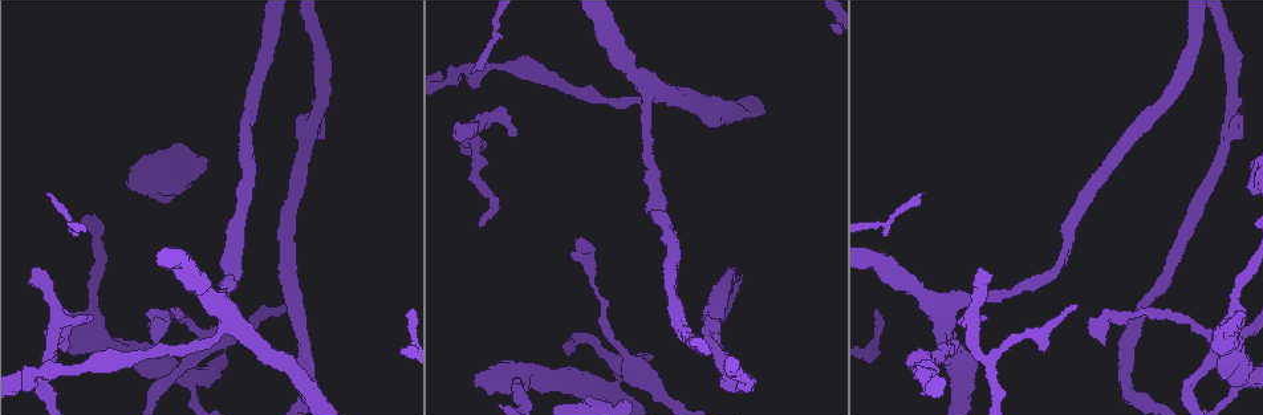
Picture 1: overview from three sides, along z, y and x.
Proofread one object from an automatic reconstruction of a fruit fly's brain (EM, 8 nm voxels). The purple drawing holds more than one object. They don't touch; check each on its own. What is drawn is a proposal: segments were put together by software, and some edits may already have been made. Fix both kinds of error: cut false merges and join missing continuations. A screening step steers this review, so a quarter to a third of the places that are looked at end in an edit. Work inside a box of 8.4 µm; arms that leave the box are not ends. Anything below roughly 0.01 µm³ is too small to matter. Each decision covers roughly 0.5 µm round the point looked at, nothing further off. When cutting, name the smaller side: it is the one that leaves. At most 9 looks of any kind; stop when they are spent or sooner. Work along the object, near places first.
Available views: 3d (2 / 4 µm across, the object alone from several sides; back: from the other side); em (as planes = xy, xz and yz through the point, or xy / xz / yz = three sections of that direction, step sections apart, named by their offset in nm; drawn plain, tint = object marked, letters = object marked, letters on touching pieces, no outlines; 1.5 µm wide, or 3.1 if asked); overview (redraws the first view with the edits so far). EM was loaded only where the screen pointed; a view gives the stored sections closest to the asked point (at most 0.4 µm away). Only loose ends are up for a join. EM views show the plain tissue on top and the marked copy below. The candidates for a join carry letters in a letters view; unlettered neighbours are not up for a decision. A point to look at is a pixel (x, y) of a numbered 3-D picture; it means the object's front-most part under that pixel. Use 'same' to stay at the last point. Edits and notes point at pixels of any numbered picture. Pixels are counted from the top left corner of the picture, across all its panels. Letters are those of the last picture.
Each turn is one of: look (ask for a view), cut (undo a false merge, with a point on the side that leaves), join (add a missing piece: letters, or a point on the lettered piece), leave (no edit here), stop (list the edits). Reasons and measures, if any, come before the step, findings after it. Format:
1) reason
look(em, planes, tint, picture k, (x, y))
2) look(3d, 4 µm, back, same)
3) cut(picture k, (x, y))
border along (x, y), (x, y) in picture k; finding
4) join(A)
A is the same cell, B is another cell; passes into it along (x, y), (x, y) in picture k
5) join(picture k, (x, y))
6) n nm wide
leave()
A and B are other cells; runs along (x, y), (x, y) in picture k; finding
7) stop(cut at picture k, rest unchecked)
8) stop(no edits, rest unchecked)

sharp bend
look(em, planes, letters, picture 1, (156, 321))

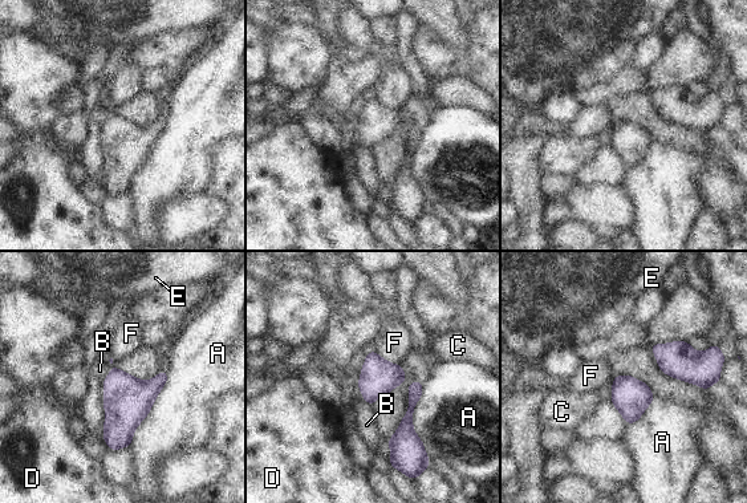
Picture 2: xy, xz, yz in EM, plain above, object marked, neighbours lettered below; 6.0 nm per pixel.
leave()
A, B, C, D, E and F are other cells; border along (372, 349), (388, 361), (401, 365) in picture 2; one neuron here

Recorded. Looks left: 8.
look(3d, 4 µm, picture 1, (1076, 304))

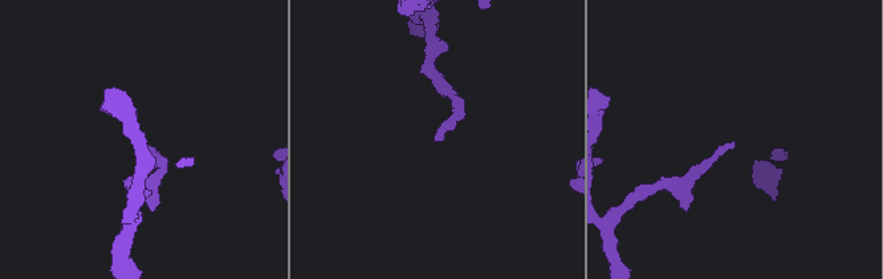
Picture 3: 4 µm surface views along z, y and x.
need the tissue
look(em, xy, step 4, letters, picture 3, (437, 139))

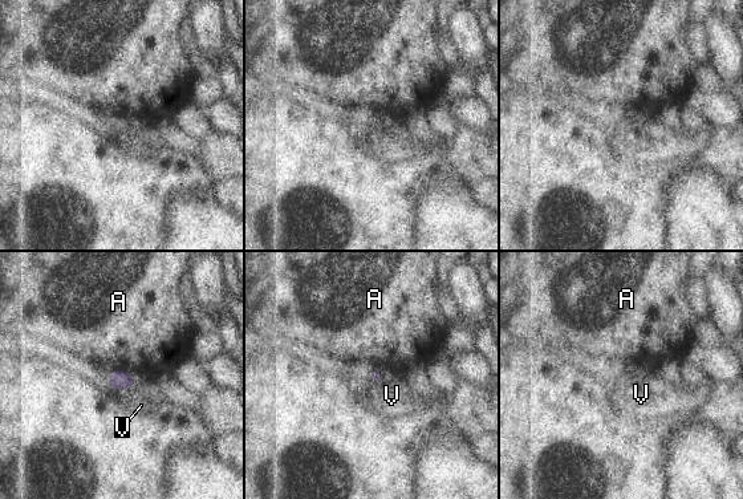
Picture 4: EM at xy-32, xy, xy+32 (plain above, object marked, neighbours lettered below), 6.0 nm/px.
A touches over 160 nm
leave()
A and V are other cells; none of them fits

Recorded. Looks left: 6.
an open end
look(em, planes, letters, picture 1, (34, 270))

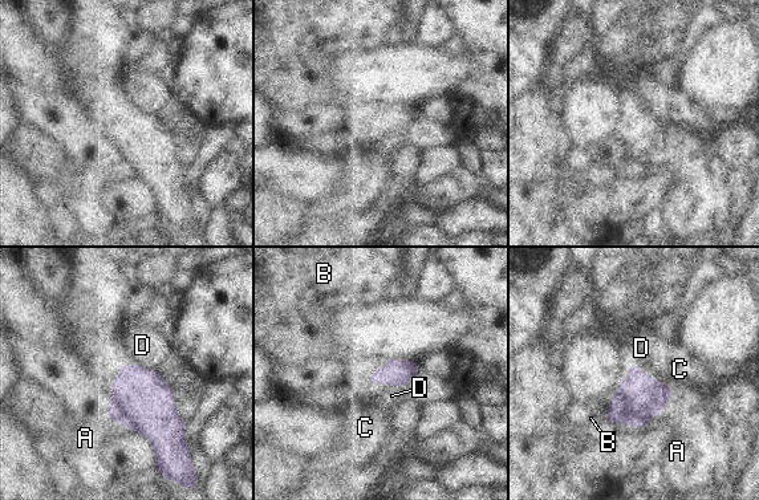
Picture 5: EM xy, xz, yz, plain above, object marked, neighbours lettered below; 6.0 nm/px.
160 nm wide
leave()
A, B, C and D are other cells; border along (121, 364), (138, 364), (158, 372) in picture 5; none of them fits

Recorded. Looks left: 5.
branch point
look(3d, 4 µm, picture 1, (609, 395))

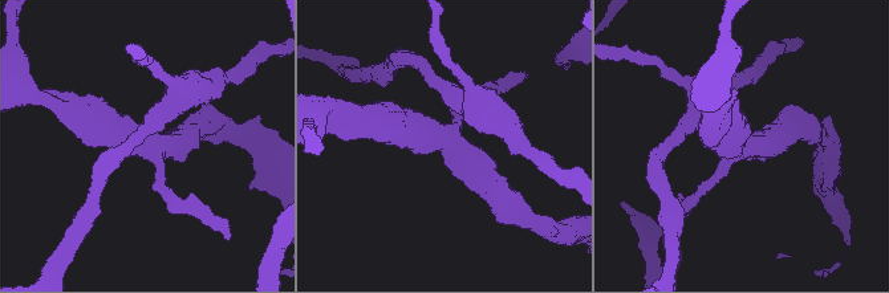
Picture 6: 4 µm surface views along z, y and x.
3 arms; arms of 170, 380, 400 nm
look(em, xy, step 4, tint, picture 6, (149, 148))

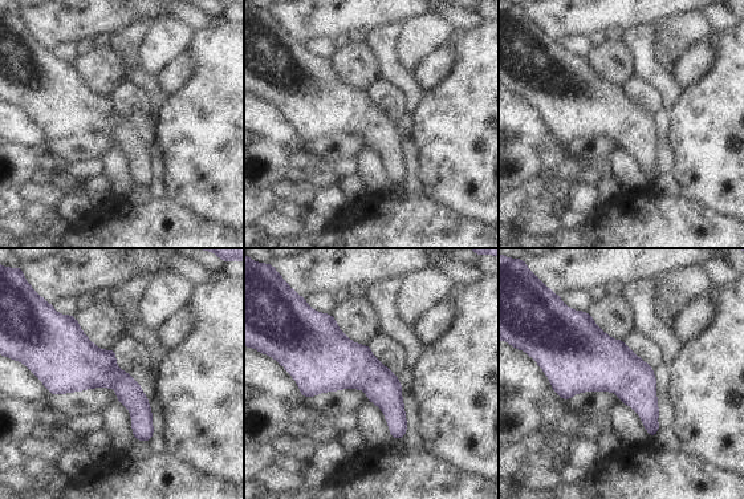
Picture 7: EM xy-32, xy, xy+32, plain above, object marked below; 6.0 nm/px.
cut it another way
look(em, planes, letters, same)

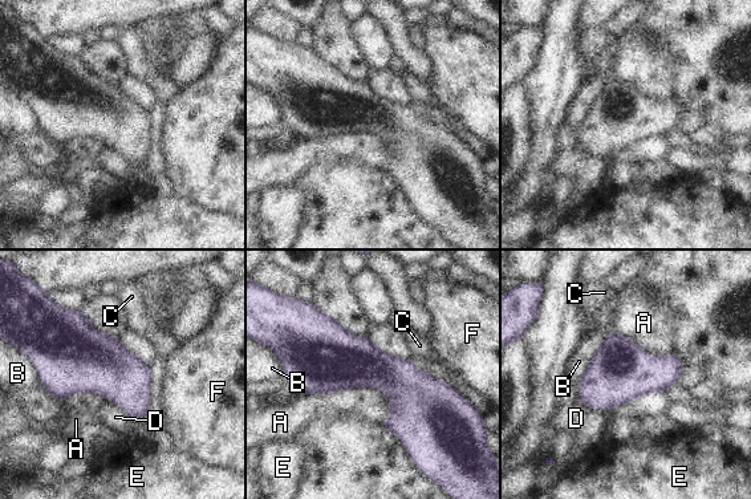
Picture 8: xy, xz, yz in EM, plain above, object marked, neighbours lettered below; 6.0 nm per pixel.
leave()
A, B, C, D, E and F are other cells; all the same neuron

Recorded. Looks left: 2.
stop(no edits, rest unchecked)

